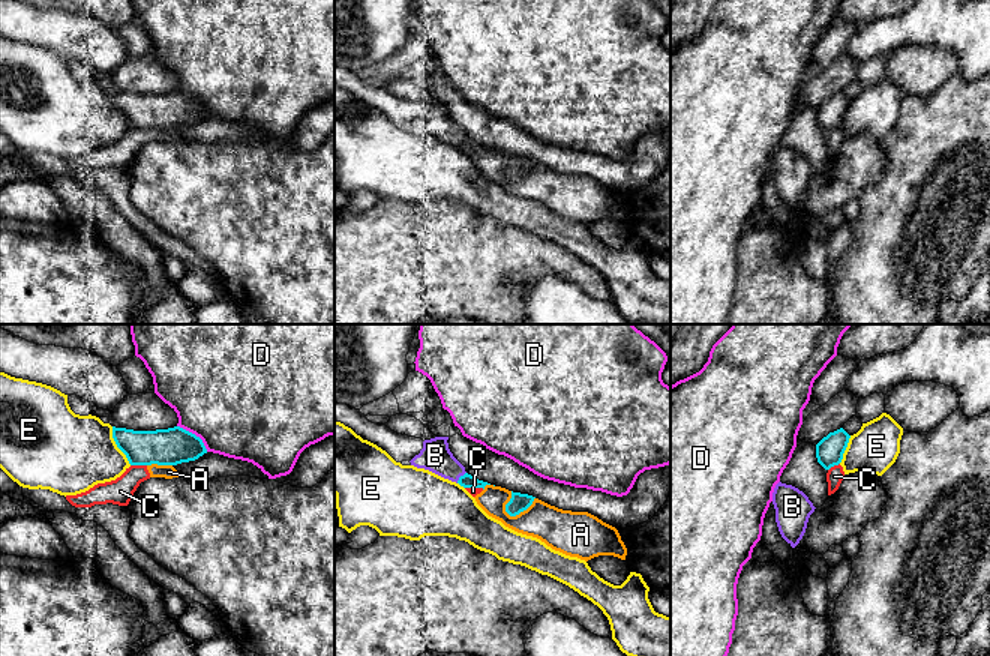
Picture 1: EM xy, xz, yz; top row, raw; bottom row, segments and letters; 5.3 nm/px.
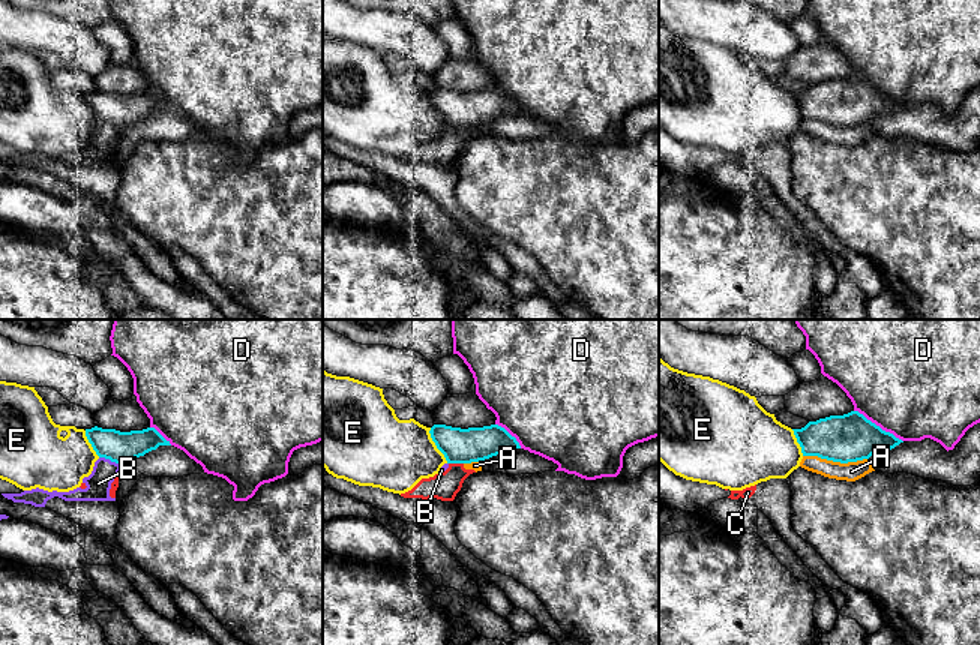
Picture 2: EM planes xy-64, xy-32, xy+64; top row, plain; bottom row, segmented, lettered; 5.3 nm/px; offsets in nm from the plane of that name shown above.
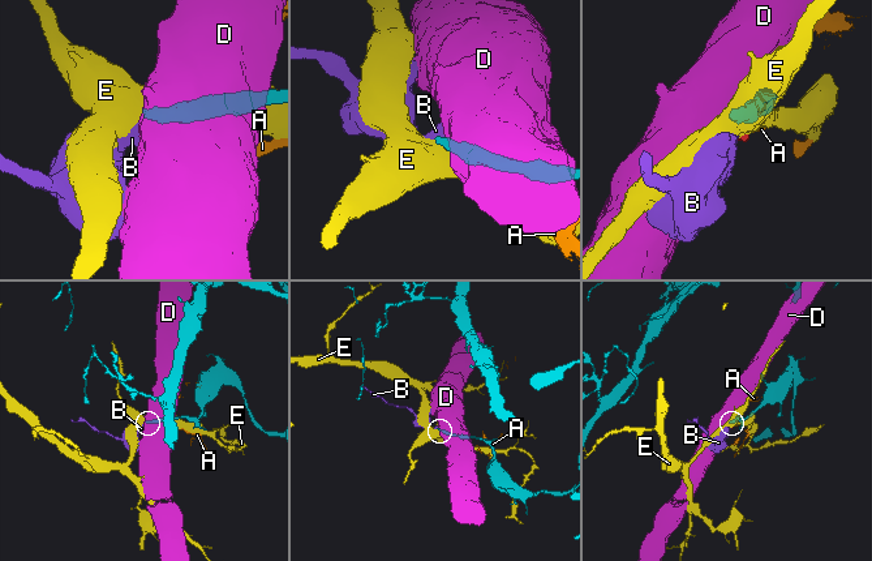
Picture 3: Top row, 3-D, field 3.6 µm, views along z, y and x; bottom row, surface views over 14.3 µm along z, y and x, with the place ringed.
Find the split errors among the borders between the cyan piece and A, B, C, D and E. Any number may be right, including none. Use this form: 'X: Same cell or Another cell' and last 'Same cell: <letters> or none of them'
A: Another cell
B: Another cell
C: Another cell
D: Another cell
E: Another cell
Same cell: none of them

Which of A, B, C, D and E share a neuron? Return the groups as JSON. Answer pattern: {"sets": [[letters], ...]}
{"sets": [["A", "C"], ["B"], ["D"], ["E"]]}

